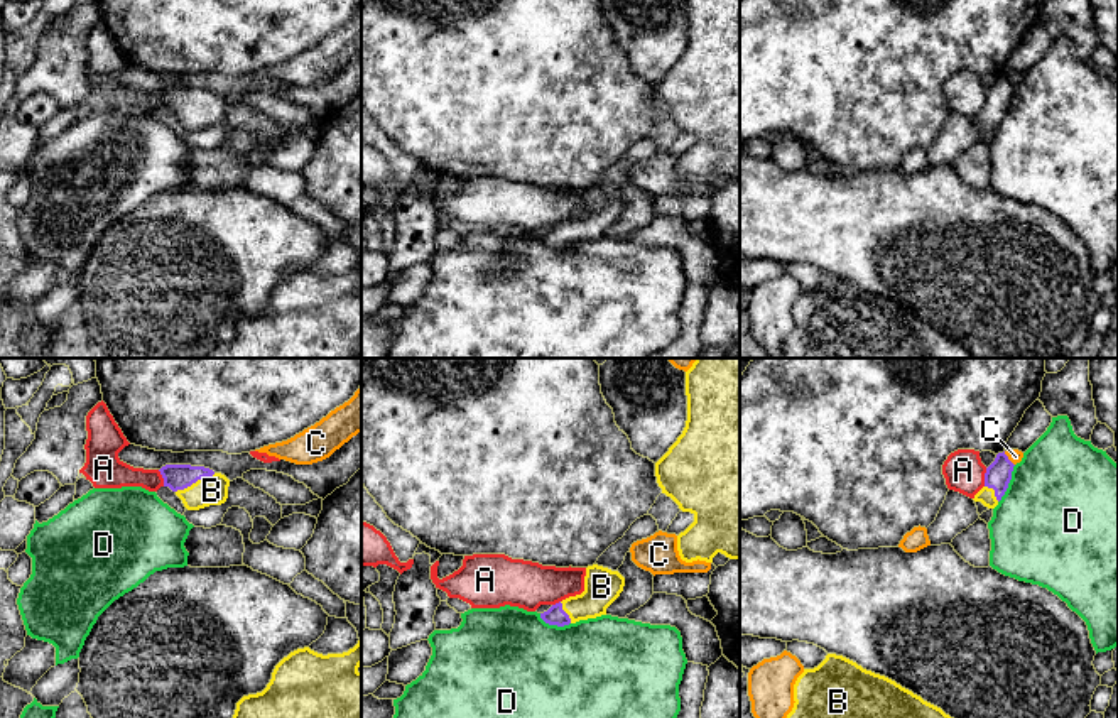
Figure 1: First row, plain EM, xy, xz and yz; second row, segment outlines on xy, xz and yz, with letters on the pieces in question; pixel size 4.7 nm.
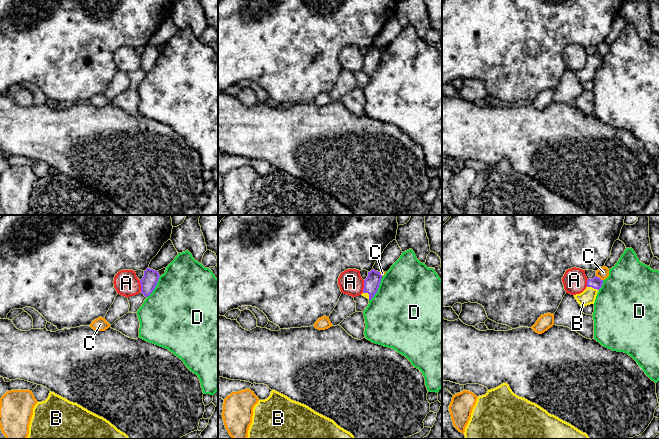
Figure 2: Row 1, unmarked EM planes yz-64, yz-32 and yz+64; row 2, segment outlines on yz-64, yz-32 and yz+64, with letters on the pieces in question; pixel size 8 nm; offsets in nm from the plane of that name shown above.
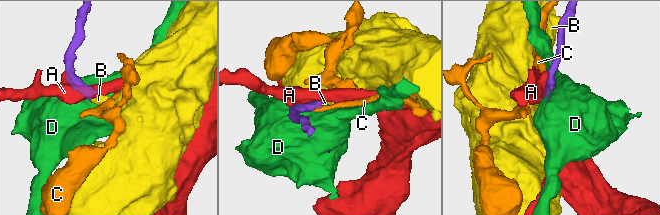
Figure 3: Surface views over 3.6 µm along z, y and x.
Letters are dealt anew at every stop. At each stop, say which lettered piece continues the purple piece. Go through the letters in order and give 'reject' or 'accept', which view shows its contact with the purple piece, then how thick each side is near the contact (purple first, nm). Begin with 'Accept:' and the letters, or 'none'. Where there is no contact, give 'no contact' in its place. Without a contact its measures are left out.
Accept: B
A: reject; contact in yz; calibres 120 and 190 nm
B: accept; contact in xy; calibres 130 and 140 nm
C: reject; contact in yz; calibres 120 and 70 nm
D: reject; contact in yz; calibres 120 and 500 nm

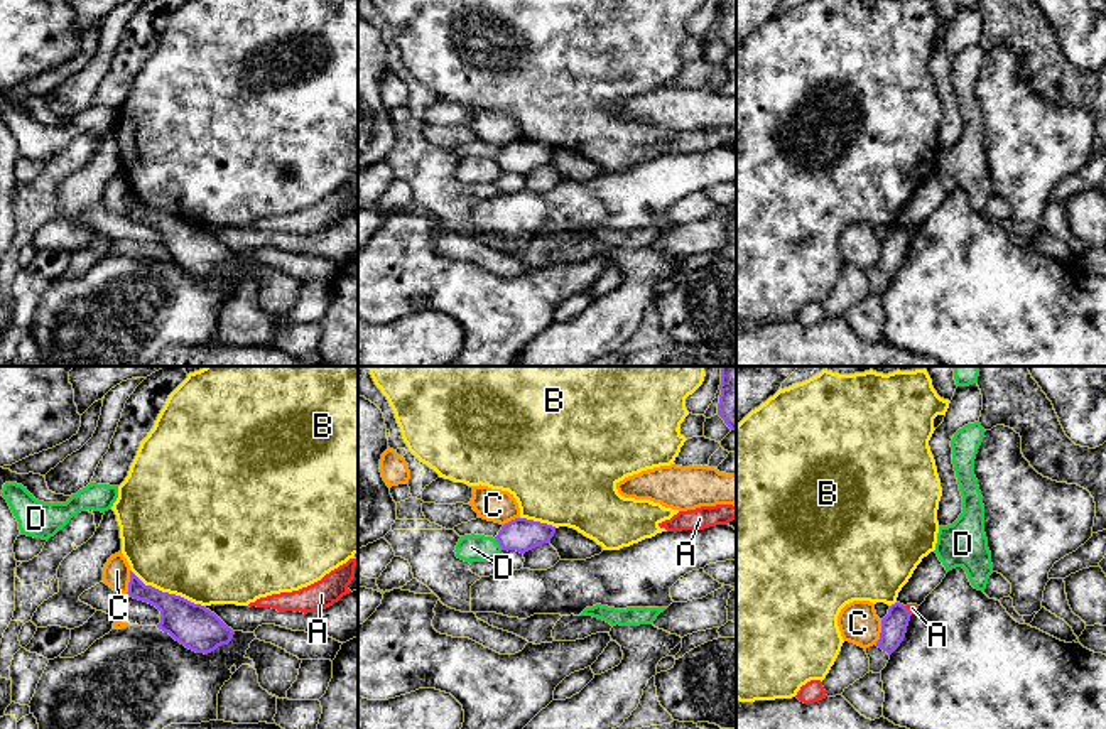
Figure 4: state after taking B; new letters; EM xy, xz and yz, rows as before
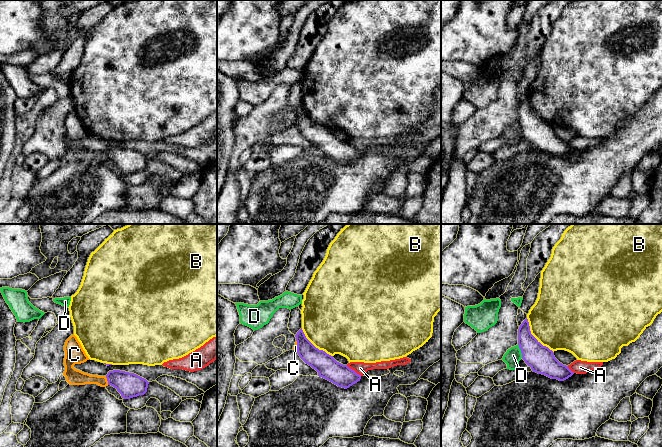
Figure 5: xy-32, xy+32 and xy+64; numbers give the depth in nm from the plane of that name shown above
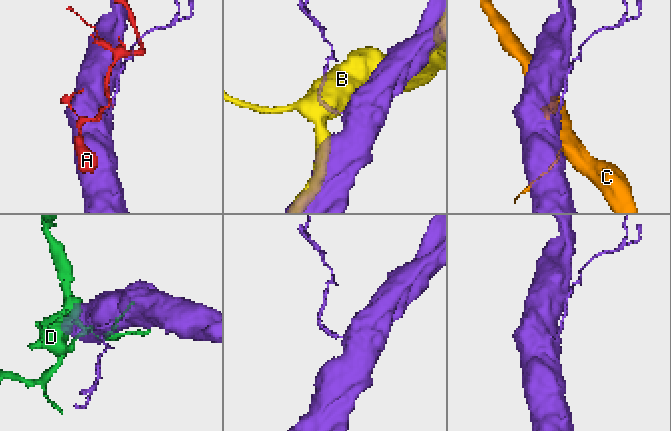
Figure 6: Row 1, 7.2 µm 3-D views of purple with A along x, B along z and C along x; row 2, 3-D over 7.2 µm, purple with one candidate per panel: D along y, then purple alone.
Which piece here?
Accept: none
A: reject; contact in yz; calibres 130 and 50 nm
B: reject; contact in xy; calibres 200 and 500 nm
C: reject; contact in yz; calibres 130 and 190 nm
D: reject; contact in xz; calibres 160 and 130 nm

